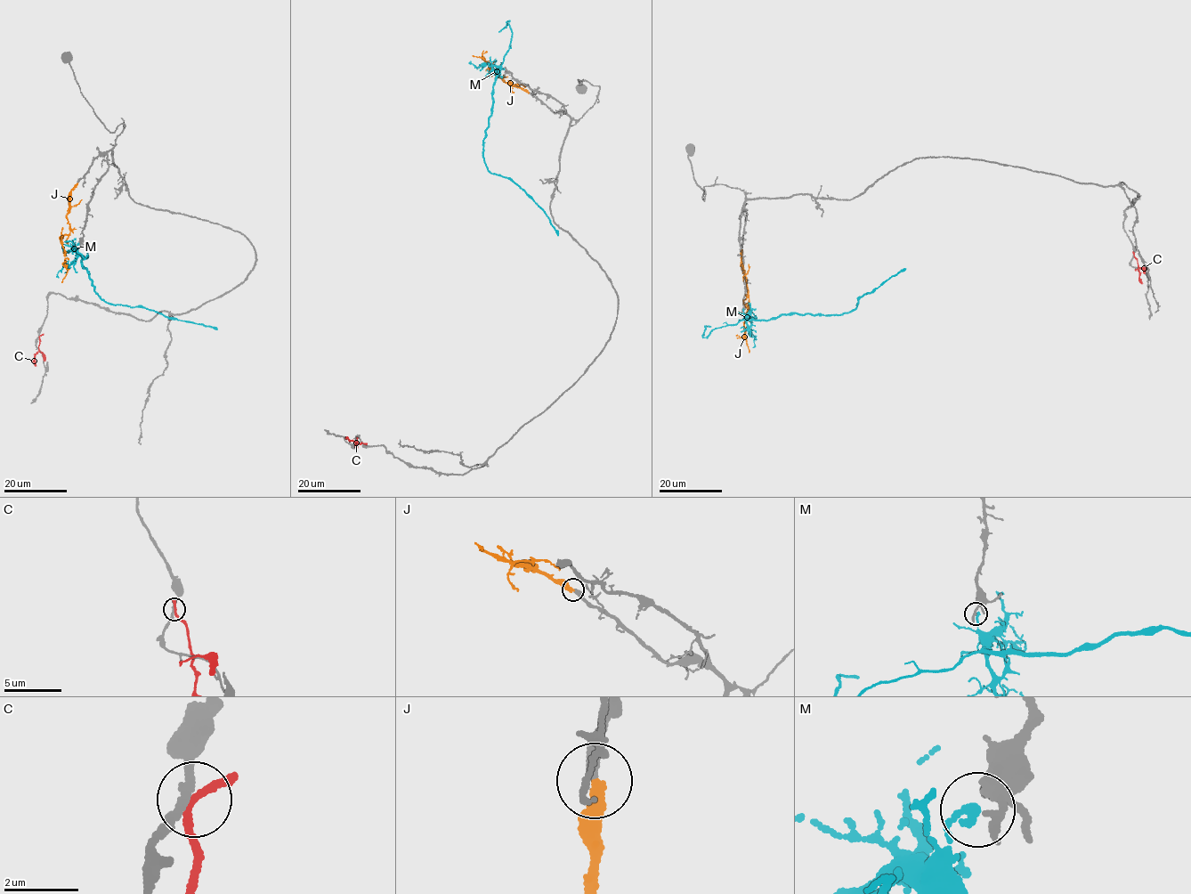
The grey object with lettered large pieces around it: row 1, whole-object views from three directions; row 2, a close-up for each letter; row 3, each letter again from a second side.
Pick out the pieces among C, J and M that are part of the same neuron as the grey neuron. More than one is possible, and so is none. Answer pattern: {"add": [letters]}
{"add": ["J"]}

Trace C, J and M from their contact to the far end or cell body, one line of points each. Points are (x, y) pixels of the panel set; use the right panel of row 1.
C: (1134, 256), (1141, 284)
J: (741, 249), (749, 301), (745, 306), (744, 322), (749, 353)
M: (742, 309), (747, 320), (757, 321), (796, 312), (846, 313), (854, 310), (858, 299), (866, 293), (905, 269)

